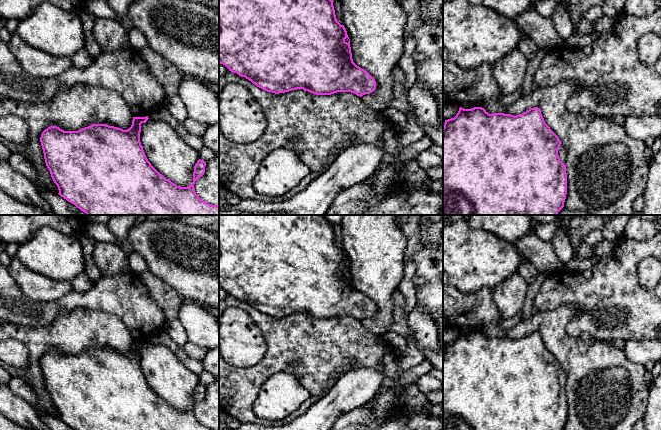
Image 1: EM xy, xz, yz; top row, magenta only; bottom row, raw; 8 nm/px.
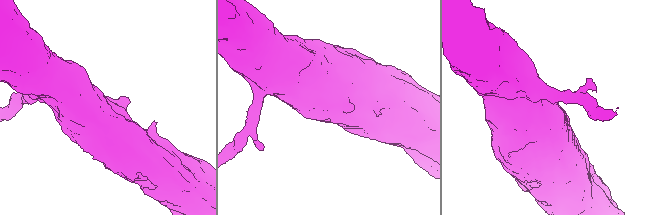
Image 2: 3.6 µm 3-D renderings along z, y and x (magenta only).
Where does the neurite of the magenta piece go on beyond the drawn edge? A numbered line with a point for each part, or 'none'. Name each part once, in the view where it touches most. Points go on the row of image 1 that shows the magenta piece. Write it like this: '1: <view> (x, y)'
1: yz (562, 153)

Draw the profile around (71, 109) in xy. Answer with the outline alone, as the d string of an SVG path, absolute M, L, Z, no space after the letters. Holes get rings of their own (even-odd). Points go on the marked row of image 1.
M82 84L70 88L62 88L50 100L41 103L0 99L0 118L7 115L16 115L27 123L29 138L26 144L6 142L5 145L11 153L23 155L33 164L37 172L37 185L39 189L56 194L59 193L59 190L46 166L40 142L41 134L45 129L50 126L57 126L64 131L78 131L92 124L107 124L127 130L131 127L134 117L125 100L116 91Z

